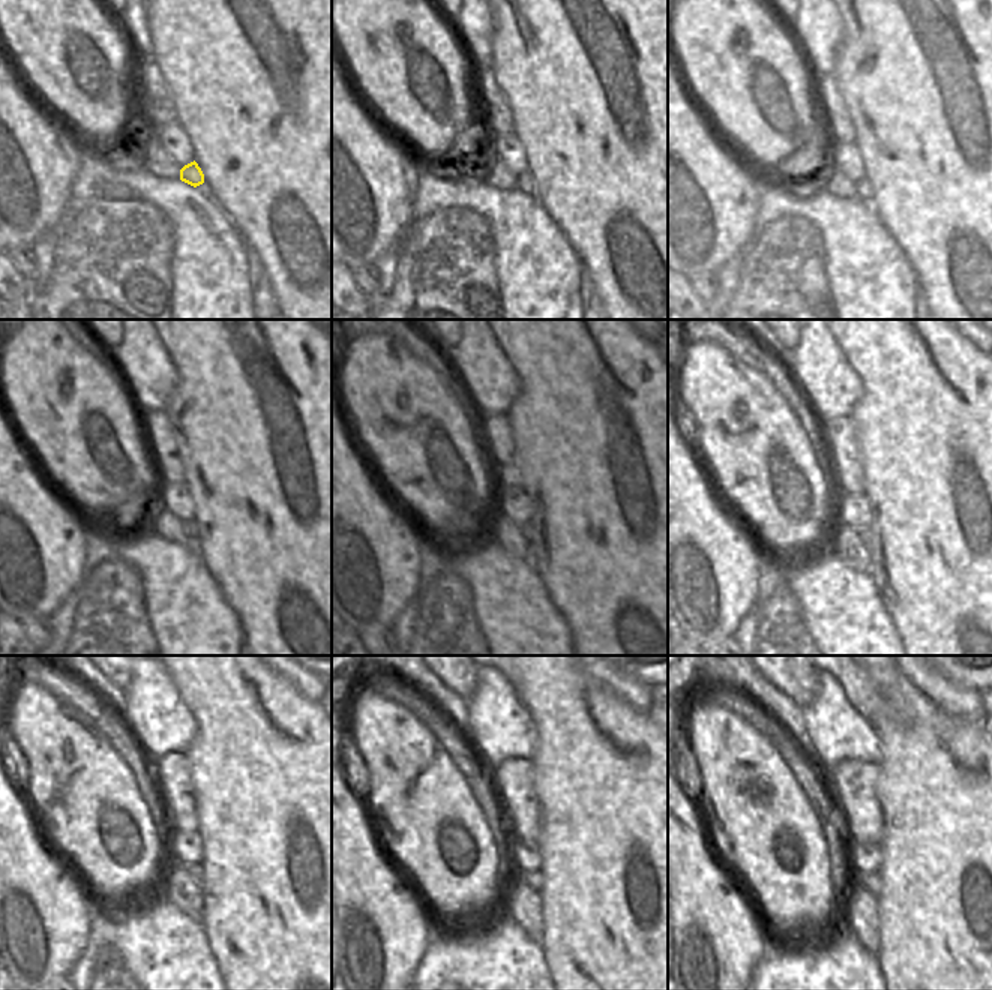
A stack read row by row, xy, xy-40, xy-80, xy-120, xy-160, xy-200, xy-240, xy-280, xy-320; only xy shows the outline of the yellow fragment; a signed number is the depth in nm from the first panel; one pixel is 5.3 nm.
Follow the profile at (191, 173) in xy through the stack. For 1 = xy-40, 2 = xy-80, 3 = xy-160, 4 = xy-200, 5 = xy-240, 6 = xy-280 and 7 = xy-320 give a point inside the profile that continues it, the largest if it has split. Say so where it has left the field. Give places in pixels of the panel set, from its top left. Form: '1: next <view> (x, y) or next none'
1: next xy-40 (526, 182)
2: next xy-80 (863, 189)
3: next xy-160 (526, 530)
4: next xy-200 (865, 536)
5: next xy-240 (195, 873)
6: next xy-280 (535, 879)
7: next xy-320 (871, 882)

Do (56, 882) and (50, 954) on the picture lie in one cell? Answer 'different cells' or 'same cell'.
same cell

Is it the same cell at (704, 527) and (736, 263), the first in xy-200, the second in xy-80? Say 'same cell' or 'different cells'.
different cells

